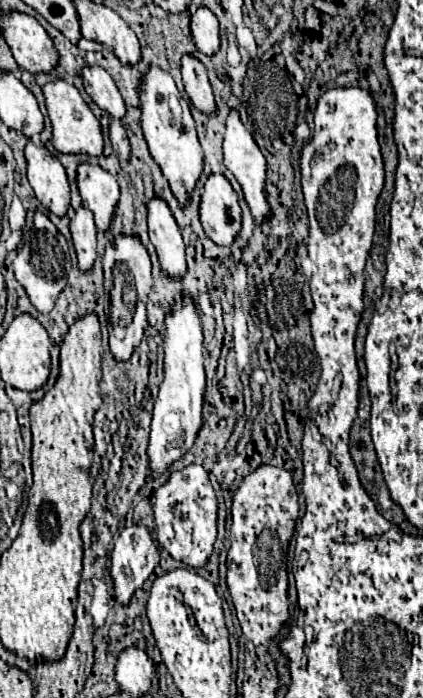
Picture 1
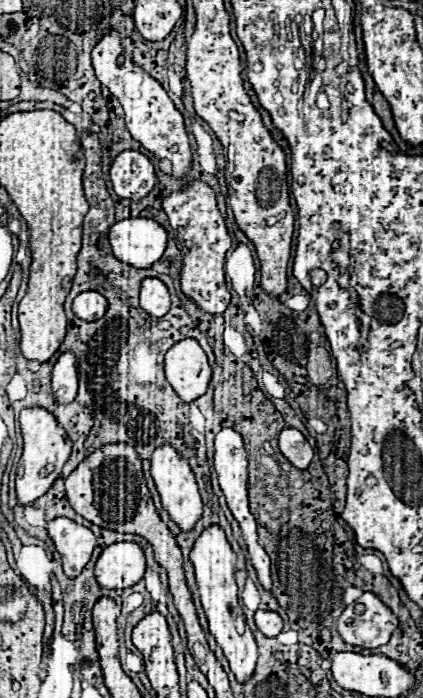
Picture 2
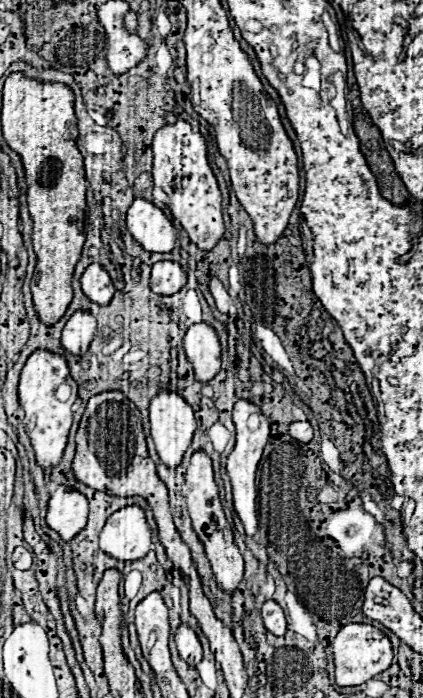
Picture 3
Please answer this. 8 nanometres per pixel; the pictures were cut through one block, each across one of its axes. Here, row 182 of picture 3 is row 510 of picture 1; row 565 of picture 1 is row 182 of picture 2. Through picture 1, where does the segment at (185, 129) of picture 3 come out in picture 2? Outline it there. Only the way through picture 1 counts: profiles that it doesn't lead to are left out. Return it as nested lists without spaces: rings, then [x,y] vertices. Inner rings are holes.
[[[190,180],[182,190],[174,190],[162,200],[162,210],[168,214],[170,226],[178,234],[182,252],[182,292],[192,298],[204,312],[222,314],[230,304],[230,292],[224,282],[224,256],[232,246],[230,232],[218,210],[214,190],[202,180]]]

